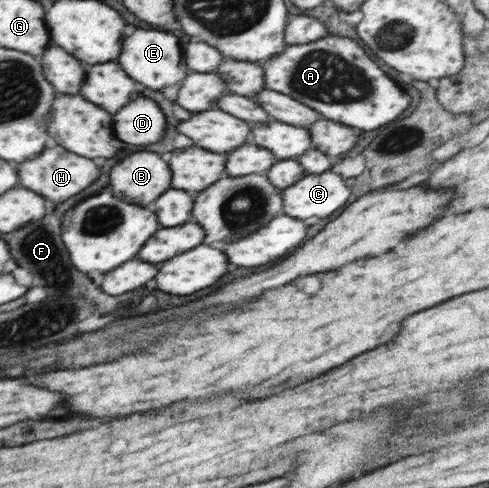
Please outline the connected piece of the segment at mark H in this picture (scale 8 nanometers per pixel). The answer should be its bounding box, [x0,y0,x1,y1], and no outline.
[17,146,99,202]

